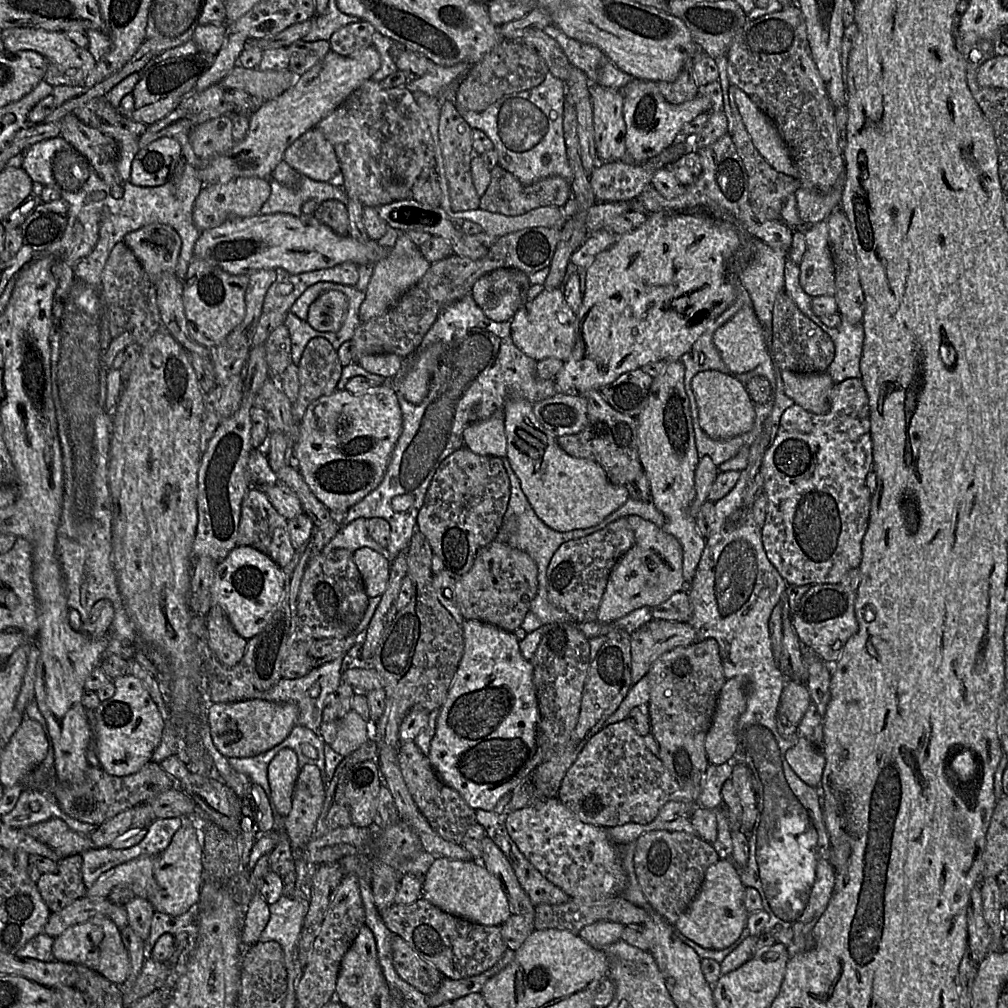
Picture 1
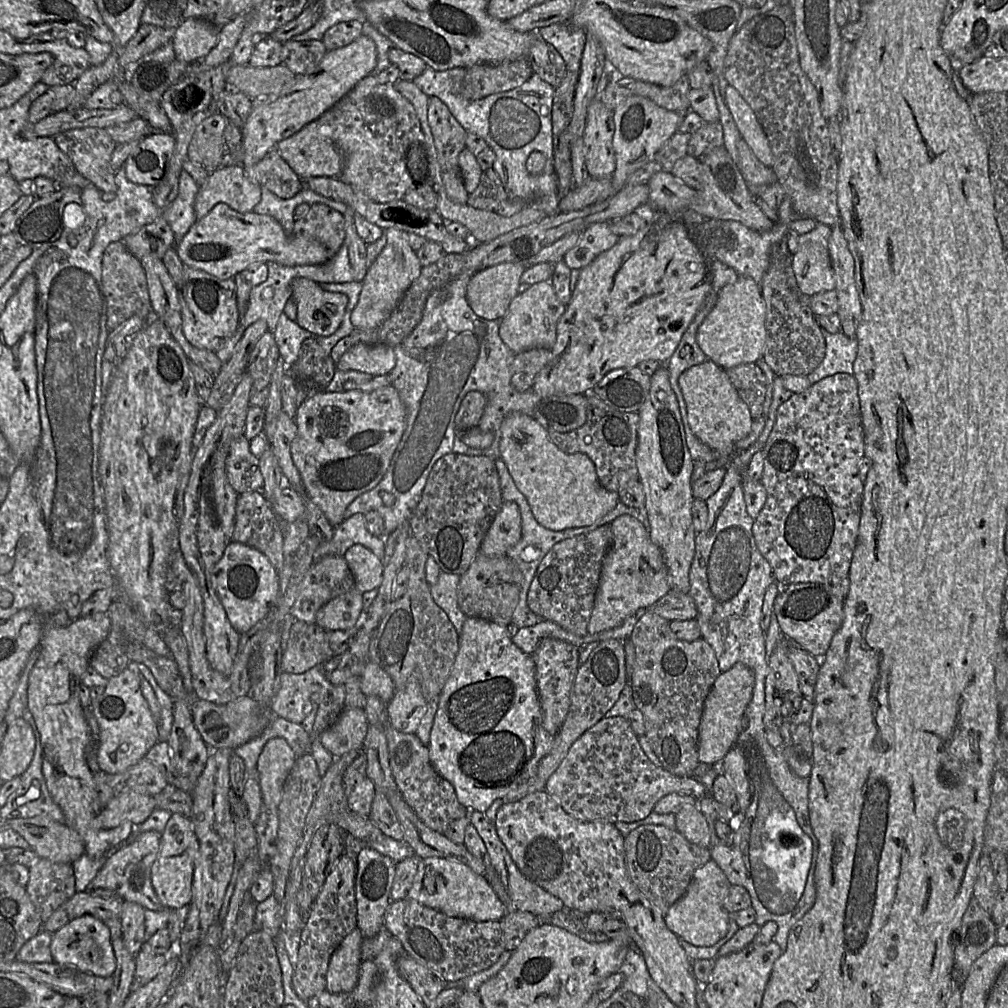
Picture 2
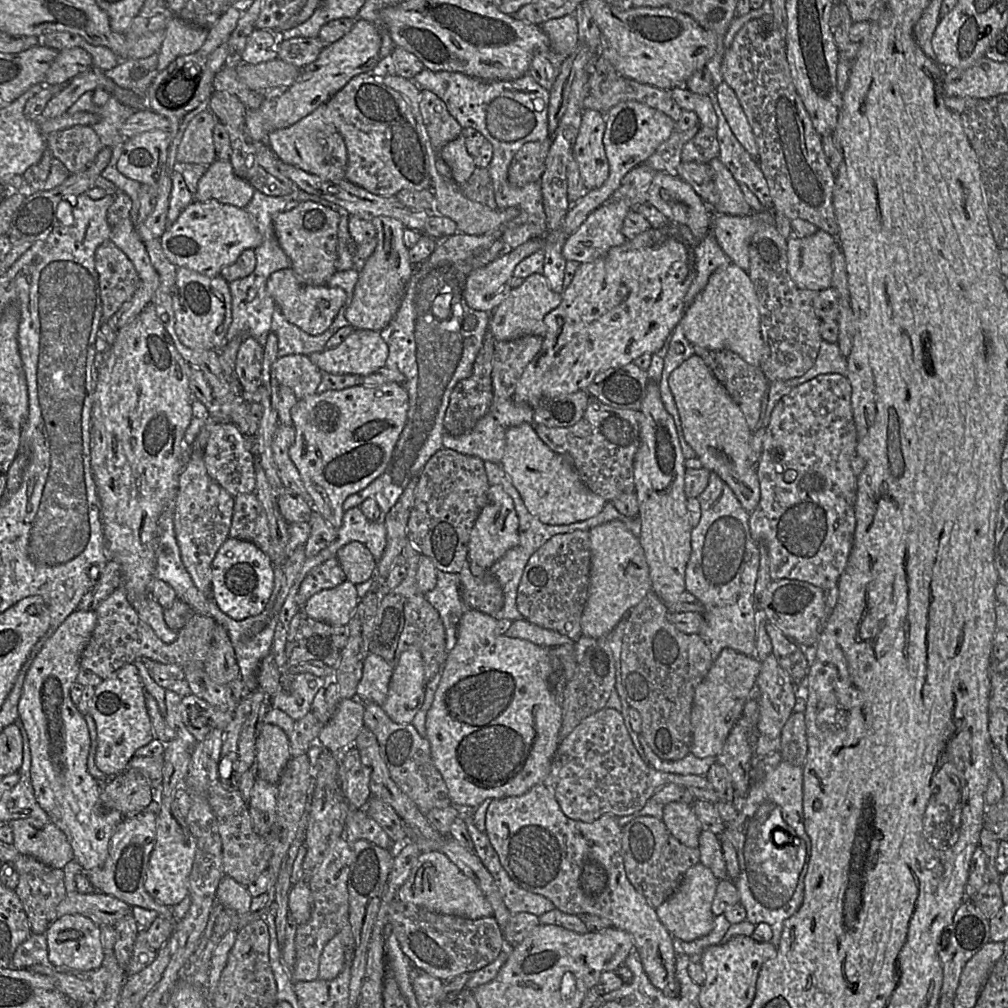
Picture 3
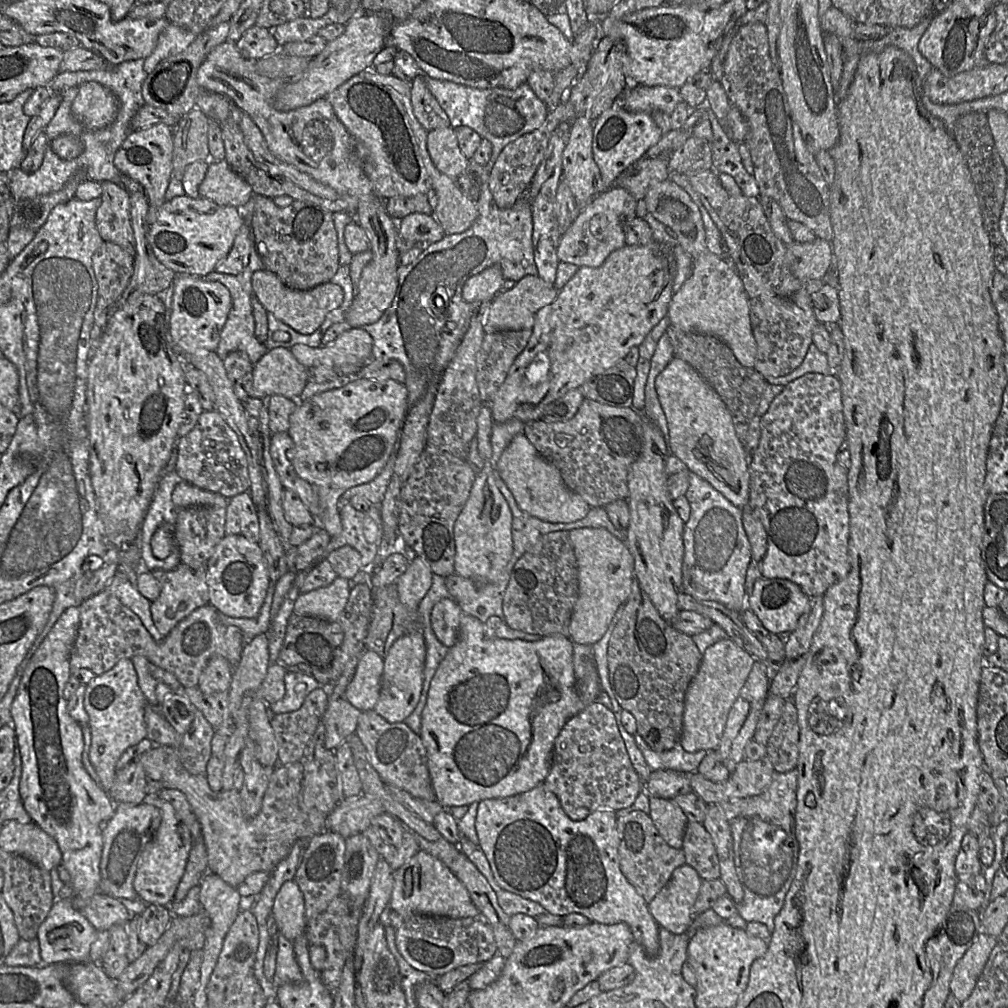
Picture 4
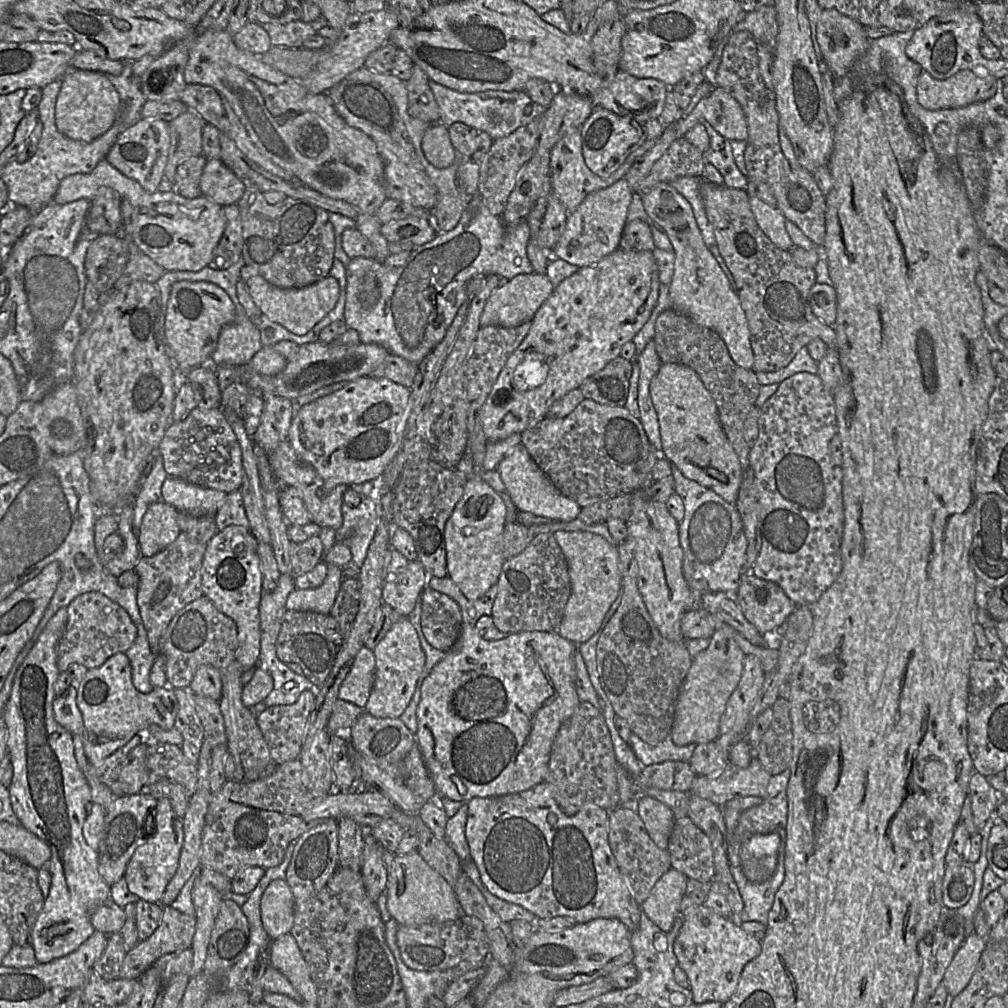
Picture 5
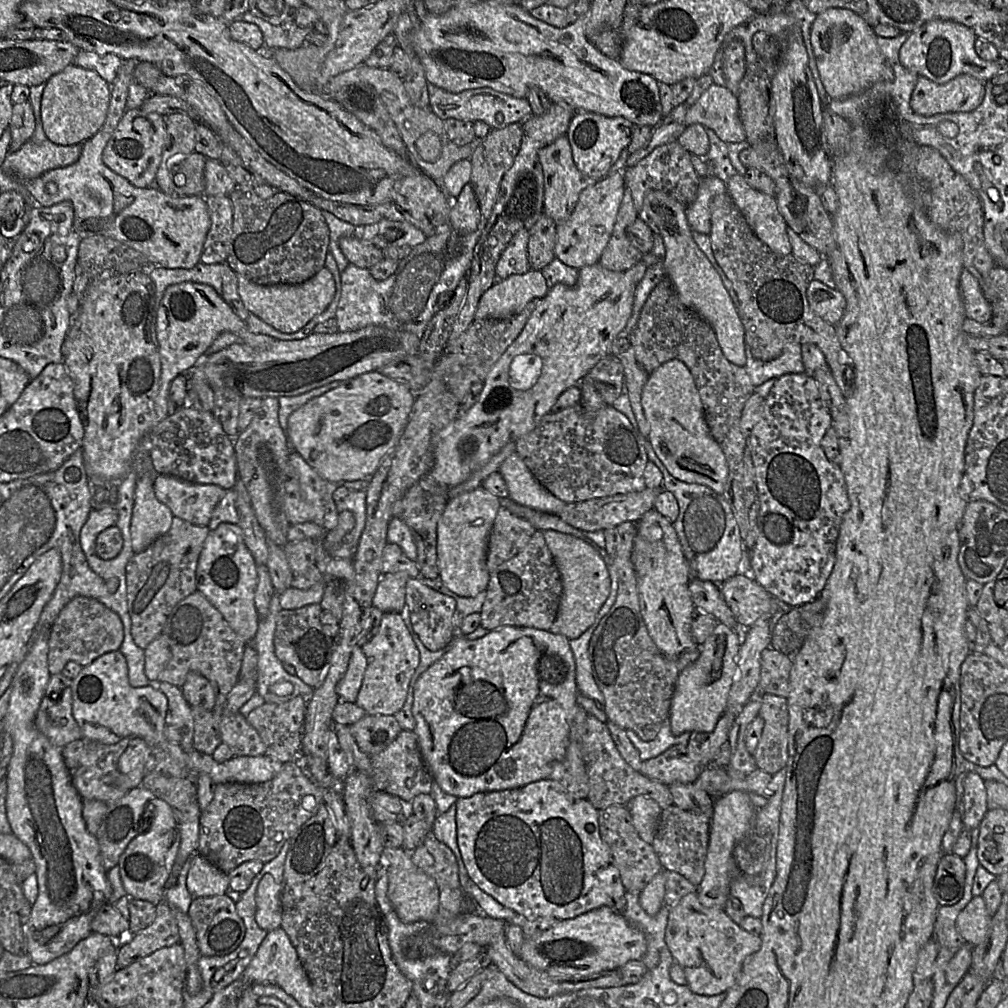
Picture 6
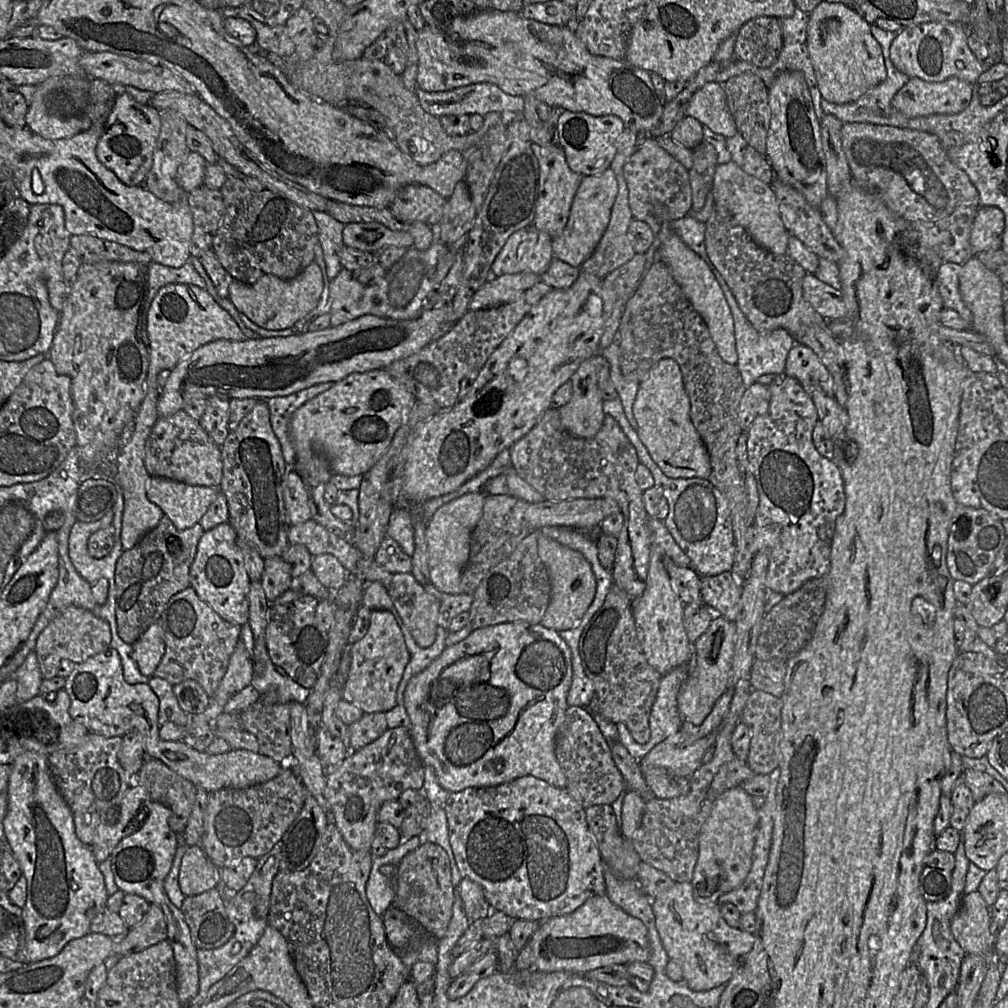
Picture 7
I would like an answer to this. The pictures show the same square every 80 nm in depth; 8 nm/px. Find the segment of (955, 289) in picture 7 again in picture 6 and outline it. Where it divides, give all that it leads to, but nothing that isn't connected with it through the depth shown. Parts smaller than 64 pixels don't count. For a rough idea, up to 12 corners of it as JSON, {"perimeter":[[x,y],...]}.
{"perimeter":[[963,269],[959,290],[966,318],[985,323],[992,309],[979,279]]}

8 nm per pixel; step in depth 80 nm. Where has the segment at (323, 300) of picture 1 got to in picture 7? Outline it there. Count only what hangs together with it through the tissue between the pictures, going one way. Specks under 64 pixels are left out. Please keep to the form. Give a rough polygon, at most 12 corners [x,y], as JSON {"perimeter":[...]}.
{"perimeter":[[322,270],[289,280],[233,280],[238,312],[269,330],[292,327],[317,306]]}

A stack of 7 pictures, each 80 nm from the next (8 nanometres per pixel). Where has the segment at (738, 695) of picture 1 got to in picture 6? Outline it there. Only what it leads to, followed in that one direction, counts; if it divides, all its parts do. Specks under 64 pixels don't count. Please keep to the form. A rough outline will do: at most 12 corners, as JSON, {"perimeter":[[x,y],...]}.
{"perimeter":[[722,622],[680,672],[674,735],[712,732],[726,711],[741,636]]}

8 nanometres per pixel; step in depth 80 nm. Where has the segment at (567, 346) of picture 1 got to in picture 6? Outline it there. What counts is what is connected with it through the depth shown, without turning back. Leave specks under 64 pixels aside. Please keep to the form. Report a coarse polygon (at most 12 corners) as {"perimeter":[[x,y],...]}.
{"perimeter":[[540,271],[512,275],[481,297],[475,319],[507,319],[548,291]]}

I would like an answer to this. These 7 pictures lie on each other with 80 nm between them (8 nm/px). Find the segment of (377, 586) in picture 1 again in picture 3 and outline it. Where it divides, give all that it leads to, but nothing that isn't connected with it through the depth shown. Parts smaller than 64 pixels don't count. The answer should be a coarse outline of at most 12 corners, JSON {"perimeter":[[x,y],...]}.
{"perimeter":[[358,541],[336,554],[347,580],[372,581],[378,562]]}

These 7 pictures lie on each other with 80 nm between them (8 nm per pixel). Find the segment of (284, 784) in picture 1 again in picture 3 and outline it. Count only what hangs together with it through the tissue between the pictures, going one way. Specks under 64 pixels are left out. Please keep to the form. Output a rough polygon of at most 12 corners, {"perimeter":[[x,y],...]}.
{"perimeter":[[261,722],[258,777],[277,785],[292,758],[288,736]]}

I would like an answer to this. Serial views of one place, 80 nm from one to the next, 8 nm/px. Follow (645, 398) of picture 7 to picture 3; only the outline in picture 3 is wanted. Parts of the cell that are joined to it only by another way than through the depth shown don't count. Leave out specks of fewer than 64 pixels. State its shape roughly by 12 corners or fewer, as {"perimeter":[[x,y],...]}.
{"perimeter":[[697,355],[668,385],[683,439],[752,513],[752,431]]}

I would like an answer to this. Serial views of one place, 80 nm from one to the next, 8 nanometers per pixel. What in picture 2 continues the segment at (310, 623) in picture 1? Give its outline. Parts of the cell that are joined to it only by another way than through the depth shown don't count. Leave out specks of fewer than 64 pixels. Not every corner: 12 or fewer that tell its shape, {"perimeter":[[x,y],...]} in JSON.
{"perimeter":[[344,556],[314,562],[291,614],[316,623],[317,612],[356,588]]}

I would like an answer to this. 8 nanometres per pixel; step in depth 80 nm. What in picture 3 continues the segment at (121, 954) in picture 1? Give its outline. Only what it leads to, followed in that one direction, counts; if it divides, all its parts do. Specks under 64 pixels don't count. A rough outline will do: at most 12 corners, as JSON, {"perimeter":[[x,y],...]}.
{"perimeter":[[80,914],[45,932],[49,963],[102,966],[101,927]]}

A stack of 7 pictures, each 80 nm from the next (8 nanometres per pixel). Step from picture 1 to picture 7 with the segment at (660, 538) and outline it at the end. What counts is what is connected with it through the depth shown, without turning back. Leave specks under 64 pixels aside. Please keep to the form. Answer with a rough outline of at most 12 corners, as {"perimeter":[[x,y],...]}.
{"perimeter":[[546,537],[549,605],[540,624],[557,632],[581,621],[595,597],[591,564]]}

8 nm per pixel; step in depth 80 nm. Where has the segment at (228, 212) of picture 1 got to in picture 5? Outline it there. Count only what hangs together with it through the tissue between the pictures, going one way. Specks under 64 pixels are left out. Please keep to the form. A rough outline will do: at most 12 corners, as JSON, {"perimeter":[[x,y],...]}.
{"perimeter":[[207,160],[201,194],[223,207],[237,204],[244,183],[221,160]]}

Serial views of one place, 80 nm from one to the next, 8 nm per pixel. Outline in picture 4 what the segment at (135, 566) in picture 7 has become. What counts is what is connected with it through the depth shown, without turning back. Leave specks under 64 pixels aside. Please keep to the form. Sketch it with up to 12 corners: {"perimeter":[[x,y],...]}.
{"perimeter":[[181,562],[150,573],[161,587],[152,619],[167,636],[209,604],[204,572]]}

